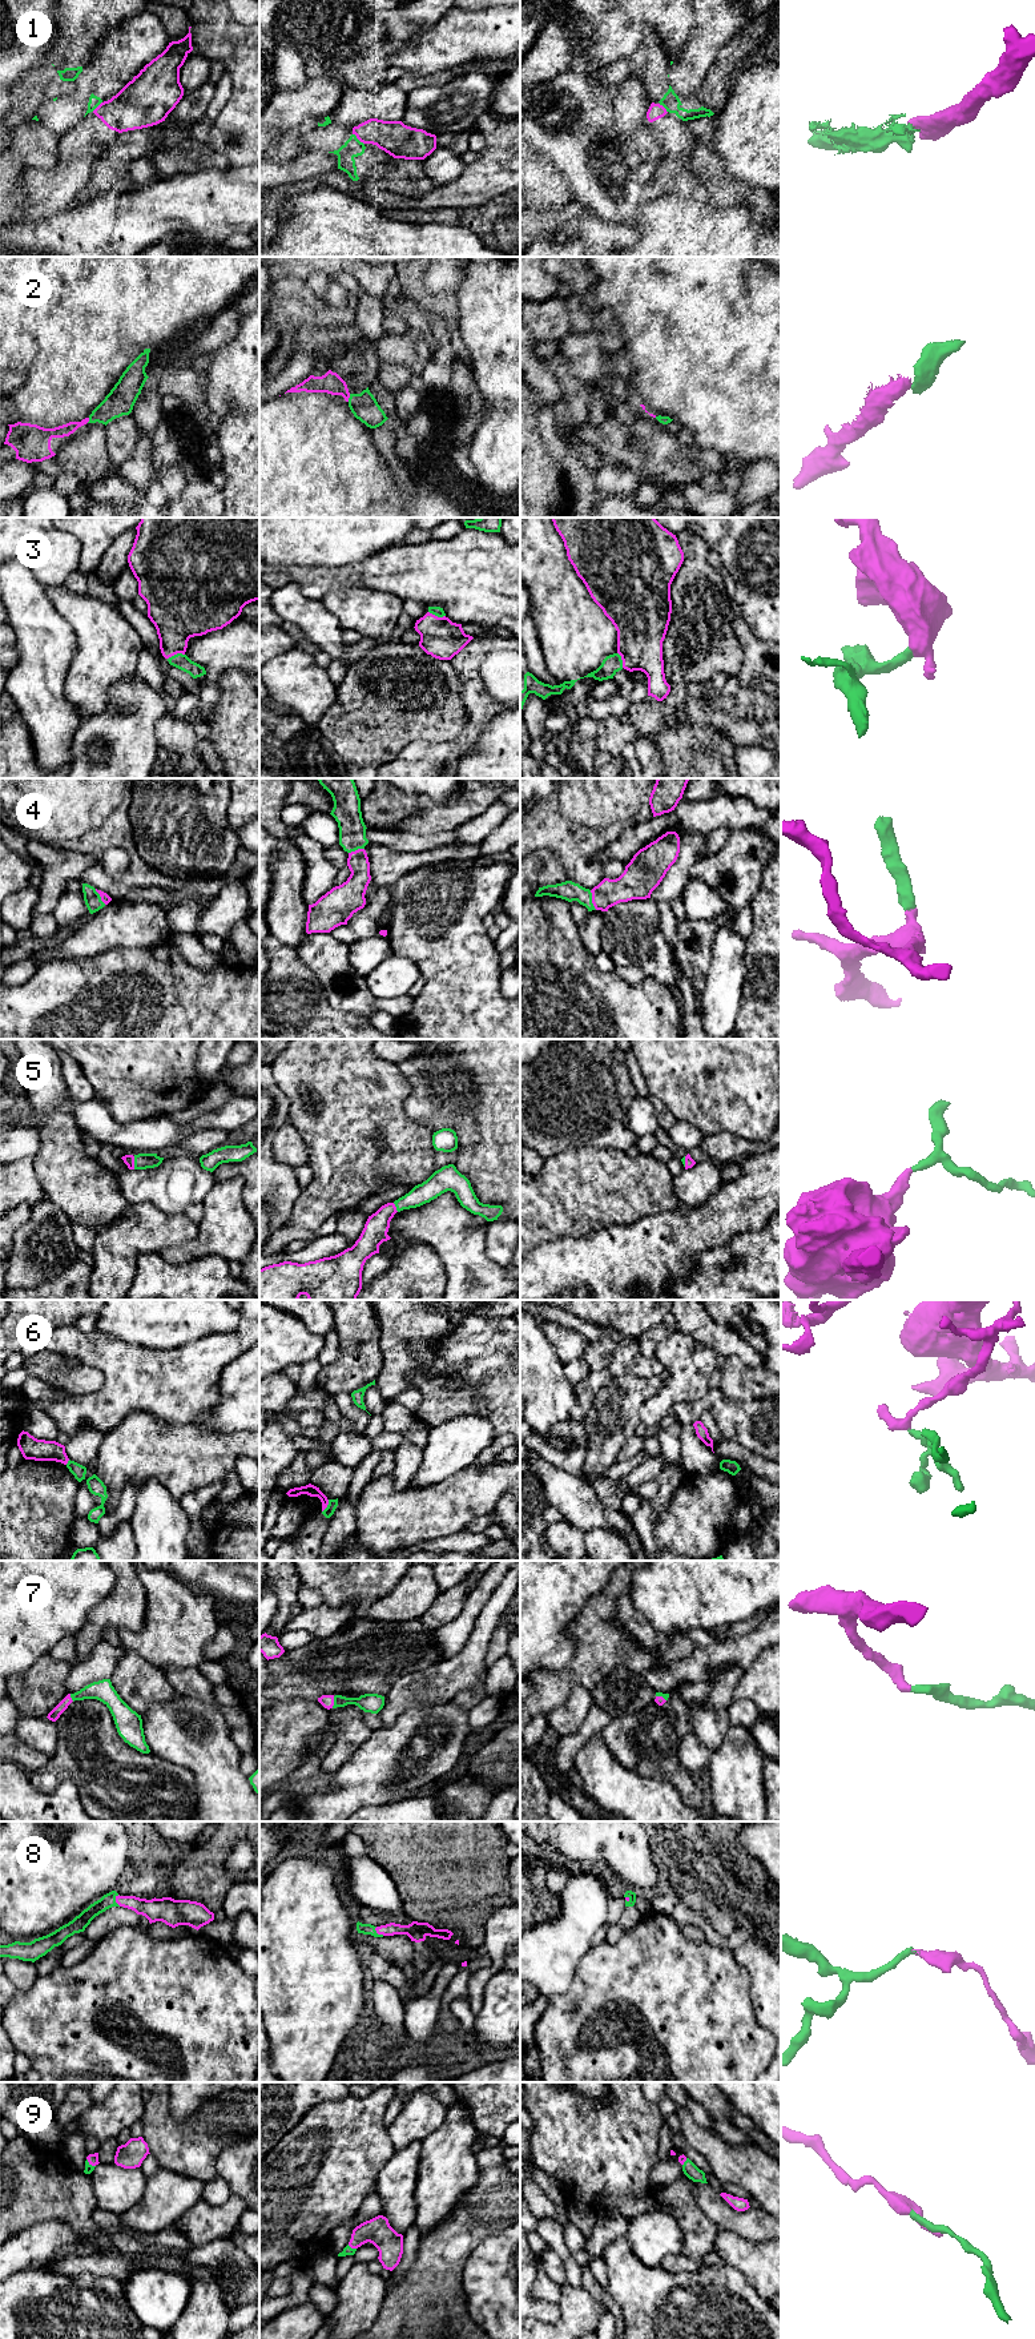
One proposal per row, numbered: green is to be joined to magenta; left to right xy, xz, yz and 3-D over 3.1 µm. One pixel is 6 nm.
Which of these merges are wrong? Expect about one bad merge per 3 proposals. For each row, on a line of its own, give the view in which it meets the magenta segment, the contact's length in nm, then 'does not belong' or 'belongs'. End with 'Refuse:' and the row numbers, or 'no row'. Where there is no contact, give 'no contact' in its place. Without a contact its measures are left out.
1: contact in xz; length 100 nm; does not belong
2: contact in xz; length 50 nm; belongs
3: contact in xy; length 110 nm; belongs
4: contact in yz; length 130 nm; belongs
5: contact in xy; length 80 nm; belongs
6: contact in xz; length 90 nm; does not belong
7: contact in xz; length 70 nm; belongs
8: contact in xy; length 80 nm; belongs
9: contact in xz; length 60 nm; belongs
Refuse: 1, 6

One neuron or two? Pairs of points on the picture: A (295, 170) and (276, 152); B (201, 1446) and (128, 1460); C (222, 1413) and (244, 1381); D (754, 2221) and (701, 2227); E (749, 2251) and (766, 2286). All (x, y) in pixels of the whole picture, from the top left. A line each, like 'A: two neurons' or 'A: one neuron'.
A: two neurons
B: one neuron
C: one neuron
D: two neurons
E: one neuron

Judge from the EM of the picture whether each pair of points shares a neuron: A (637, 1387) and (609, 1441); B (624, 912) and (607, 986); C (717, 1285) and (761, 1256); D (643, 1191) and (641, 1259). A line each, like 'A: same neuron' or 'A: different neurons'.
A: same neuron
B: different neurons
C: same neuron
D: different neurons

